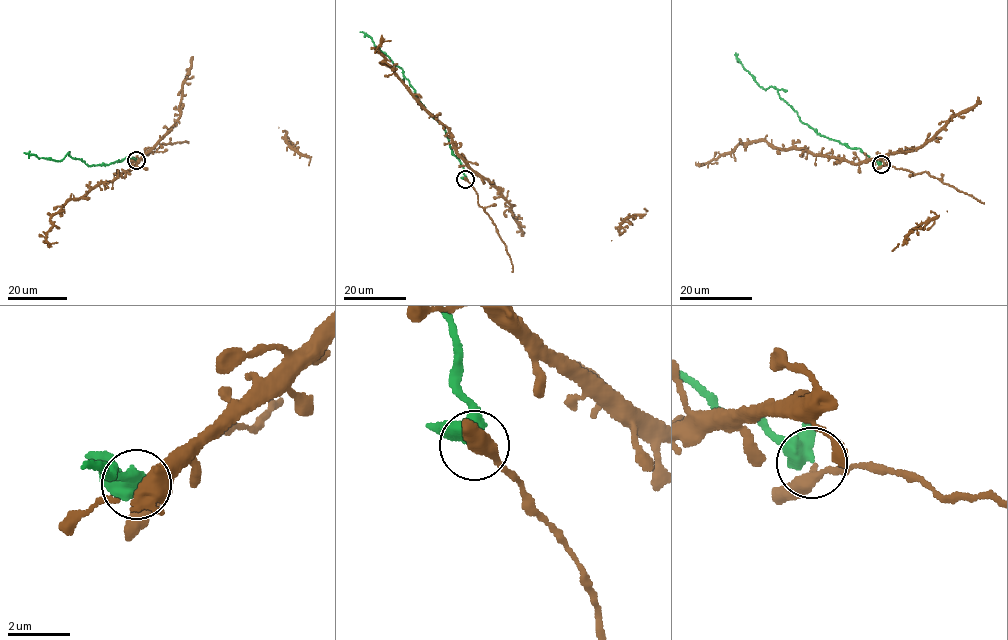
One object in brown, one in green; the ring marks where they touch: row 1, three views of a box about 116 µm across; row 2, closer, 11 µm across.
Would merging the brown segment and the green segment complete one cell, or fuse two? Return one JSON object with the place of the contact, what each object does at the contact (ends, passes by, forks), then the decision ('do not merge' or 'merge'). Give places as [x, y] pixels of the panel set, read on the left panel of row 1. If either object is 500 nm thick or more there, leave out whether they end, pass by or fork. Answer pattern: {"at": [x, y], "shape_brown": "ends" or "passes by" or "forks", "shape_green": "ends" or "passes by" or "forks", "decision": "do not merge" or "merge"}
{"at": [136, 160], "shape_brown": "passes by", "shape_green": "passes by", "decision": "merge"}

